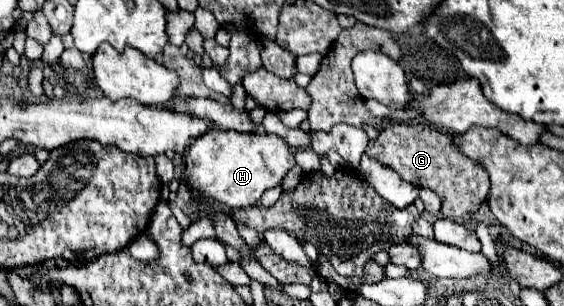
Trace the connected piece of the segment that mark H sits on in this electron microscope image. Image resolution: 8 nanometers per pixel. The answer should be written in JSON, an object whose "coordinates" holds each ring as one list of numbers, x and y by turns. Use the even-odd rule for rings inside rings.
{"coordinates":[[209,129,189,147,185,155,185,171,191,187,229,209,253,207,267,189,283,183,293,165,295,155,287,141,269,133]]}

